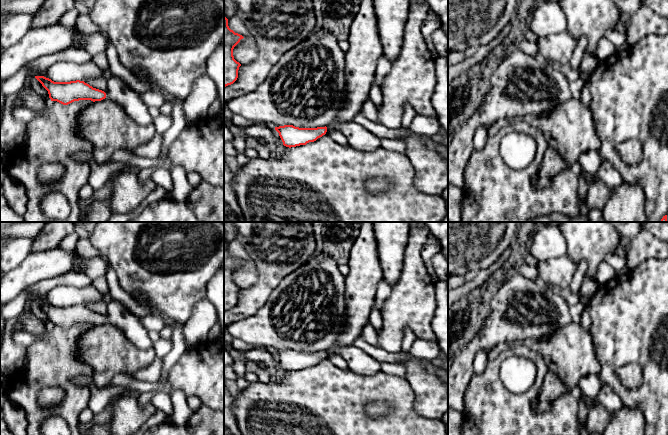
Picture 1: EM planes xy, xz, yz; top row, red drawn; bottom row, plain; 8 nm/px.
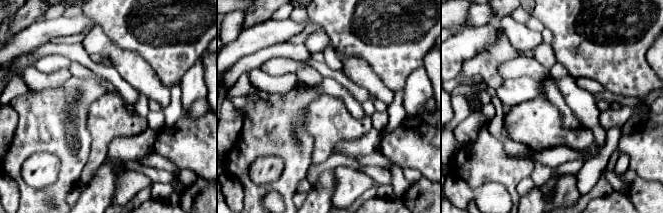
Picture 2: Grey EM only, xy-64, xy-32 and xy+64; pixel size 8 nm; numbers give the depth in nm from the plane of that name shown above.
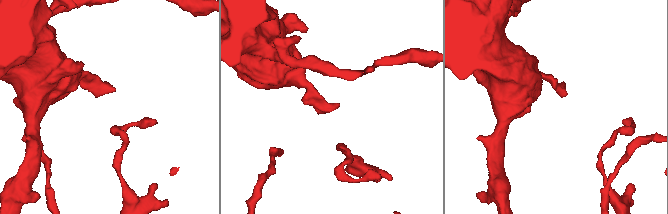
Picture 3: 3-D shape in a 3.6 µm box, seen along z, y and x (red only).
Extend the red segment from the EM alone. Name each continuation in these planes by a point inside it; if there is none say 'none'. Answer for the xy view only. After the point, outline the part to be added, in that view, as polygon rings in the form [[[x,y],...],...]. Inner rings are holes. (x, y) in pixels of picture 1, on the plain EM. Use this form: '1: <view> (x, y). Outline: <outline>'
1: xy (118, 314). Outline: [[[113,299],[107,304],[107,315],[105,317],[107,323],[119,327],[137,348],[142,350],[153,348],[153,342],[148,335],[148,331],[138,317],[122,302]]]

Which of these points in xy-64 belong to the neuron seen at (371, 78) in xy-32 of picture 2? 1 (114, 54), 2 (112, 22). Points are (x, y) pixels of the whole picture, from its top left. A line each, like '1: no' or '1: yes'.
1: yes
2: no

